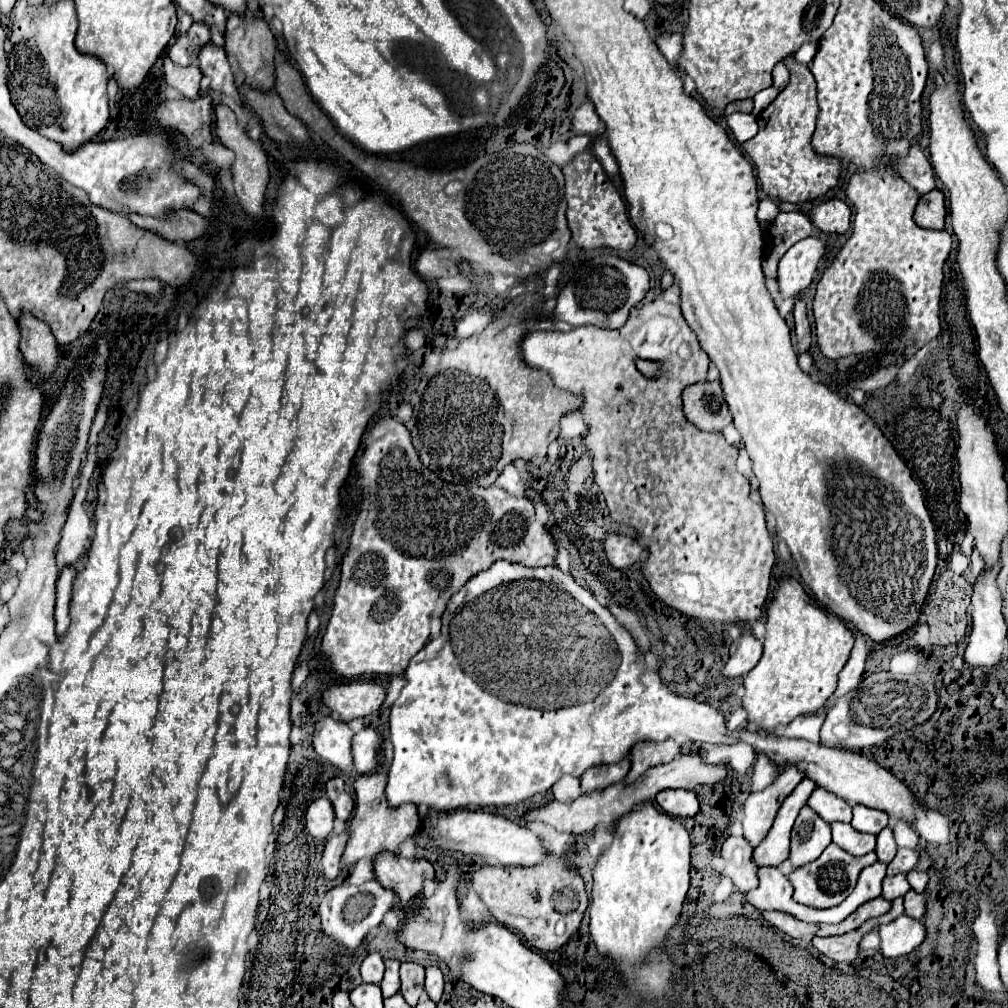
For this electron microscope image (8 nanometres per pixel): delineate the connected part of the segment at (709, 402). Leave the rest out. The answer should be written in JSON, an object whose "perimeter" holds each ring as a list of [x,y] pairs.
{"perimeter":[[[720,380],[696,382],[682,392],[684,416],[696,428],[706,432],[720,432],[732,422],[732,414],[722,396]]]}

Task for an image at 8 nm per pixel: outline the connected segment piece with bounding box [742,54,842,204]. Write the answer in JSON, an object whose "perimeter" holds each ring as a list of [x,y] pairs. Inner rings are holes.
{"perimeter":[[[794,54],[782,58],[782,62],[790,68],[790,82],[776,96],[776,100],[758,114],[760,130],[752,140],[744,142],[742,148],[752,158],[760,188],[768,196],[800,204],[804,200],[810,200],[812,196],[824,196],[830,188],[834,188],[840,178],[842,162],[834,156],[818,154],[810,144],[818,104],[816,104],[816,82],[808,64],[796,62]]]}

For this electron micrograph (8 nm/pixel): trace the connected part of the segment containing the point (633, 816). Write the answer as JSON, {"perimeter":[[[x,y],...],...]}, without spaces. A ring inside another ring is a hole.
{"perimeter":[[[644,802],[620,816],[614,828],[612,844],[598,856],[592,868],[592,904],[590,904],[590,934],[600,954],[620,962],[620,972],[626,978],[634,996],[660,998],[666,996],[672,982],[672,962],[662,954],[662,944],[668,930],[676,924],[686,892],[690,886],[690,838],[678,818],[672,818],[654,804]]]}

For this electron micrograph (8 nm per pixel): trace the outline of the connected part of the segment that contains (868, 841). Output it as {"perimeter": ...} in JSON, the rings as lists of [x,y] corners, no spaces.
{"perimeter":[[[834,822],[832,824],[832,842],[852,856],[864,856],[874,850],[876,836],[866,836],[862,832],[854,832],[854,828],[850,824]]]}

